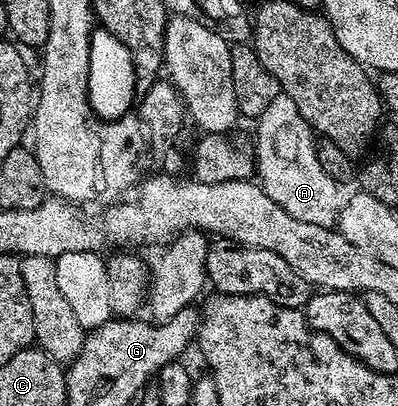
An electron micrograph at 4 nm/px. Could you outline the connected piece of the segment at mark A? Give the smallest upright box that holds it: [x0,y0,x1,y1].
[254,93,342,228]

